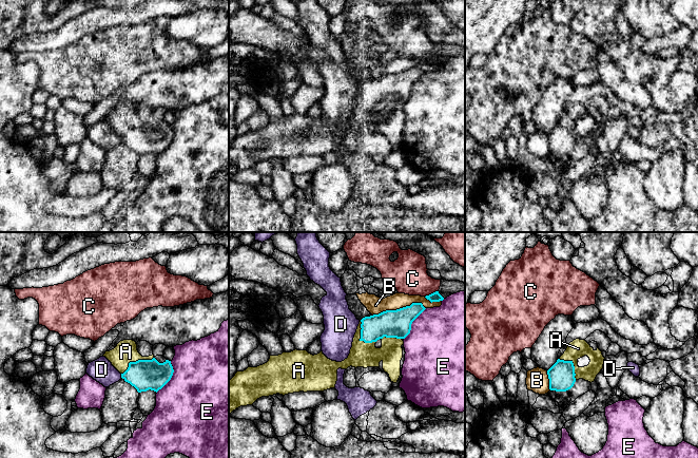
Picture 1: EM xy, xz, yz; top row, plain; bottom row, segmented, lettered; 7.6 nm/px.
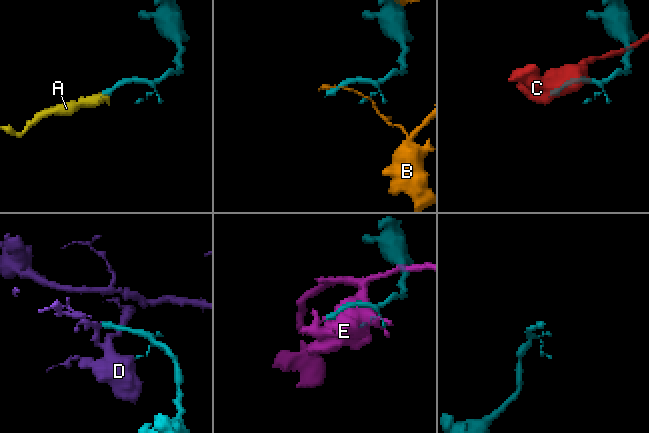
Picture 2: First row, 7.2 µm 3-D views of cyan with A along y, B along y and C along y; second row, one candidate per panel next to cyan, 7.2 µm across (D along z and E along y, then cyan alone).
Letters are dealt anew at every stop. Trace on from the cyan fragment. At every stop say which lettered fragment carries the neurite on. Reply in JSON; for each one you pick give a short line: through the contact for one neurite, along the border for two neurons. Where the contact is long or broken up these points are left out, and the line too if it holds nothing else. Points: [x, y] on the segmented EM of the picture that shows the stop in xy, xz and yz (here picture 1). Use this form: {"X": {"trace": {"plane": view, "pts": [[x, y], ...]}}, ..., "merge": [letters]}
{"merge": ["A"]}

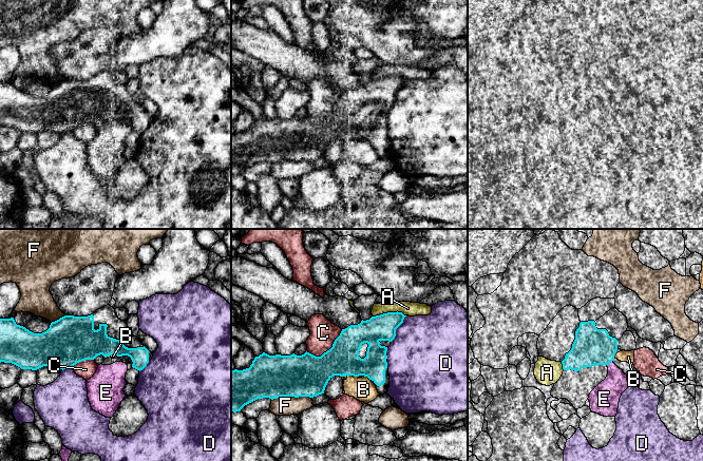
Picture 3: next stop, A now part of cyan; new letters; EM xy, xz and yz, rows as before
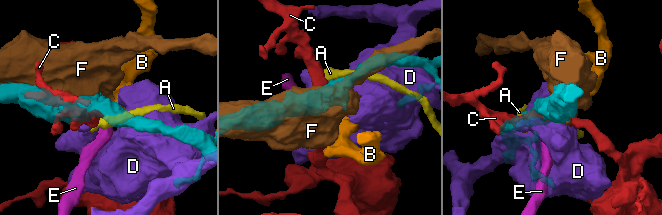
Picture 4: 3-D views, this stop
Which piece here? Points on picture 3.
{"merge": []}

